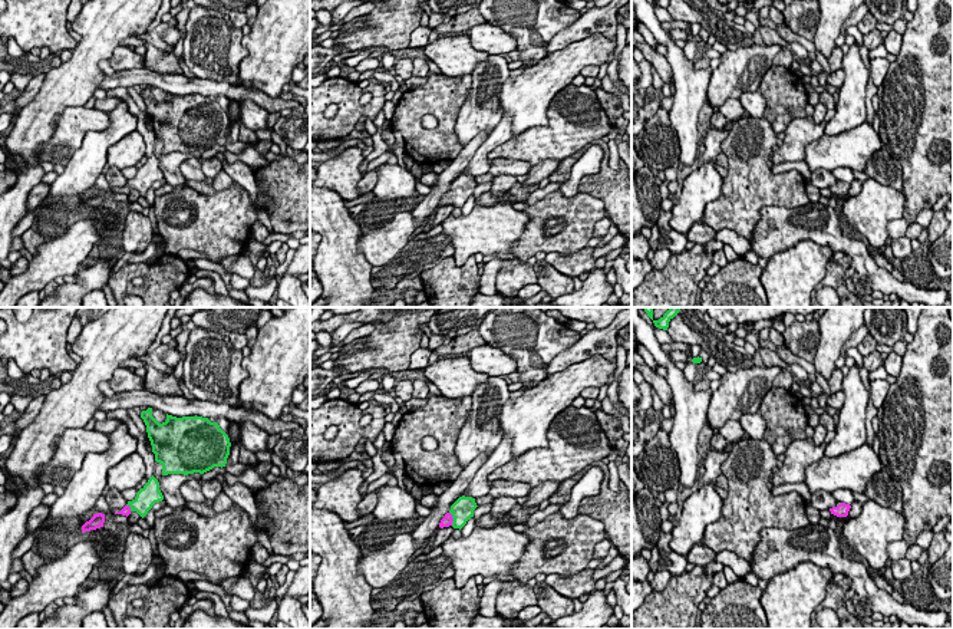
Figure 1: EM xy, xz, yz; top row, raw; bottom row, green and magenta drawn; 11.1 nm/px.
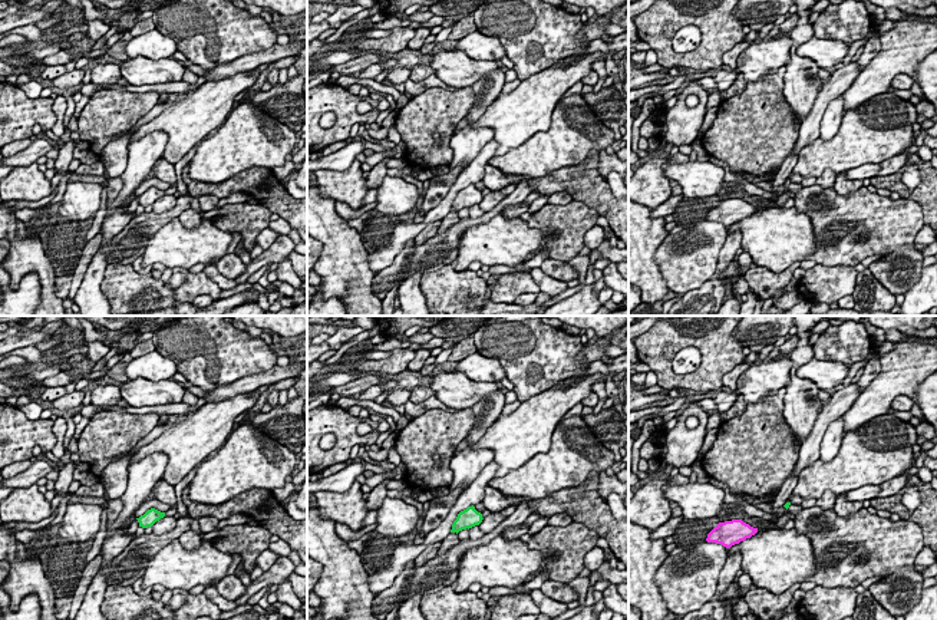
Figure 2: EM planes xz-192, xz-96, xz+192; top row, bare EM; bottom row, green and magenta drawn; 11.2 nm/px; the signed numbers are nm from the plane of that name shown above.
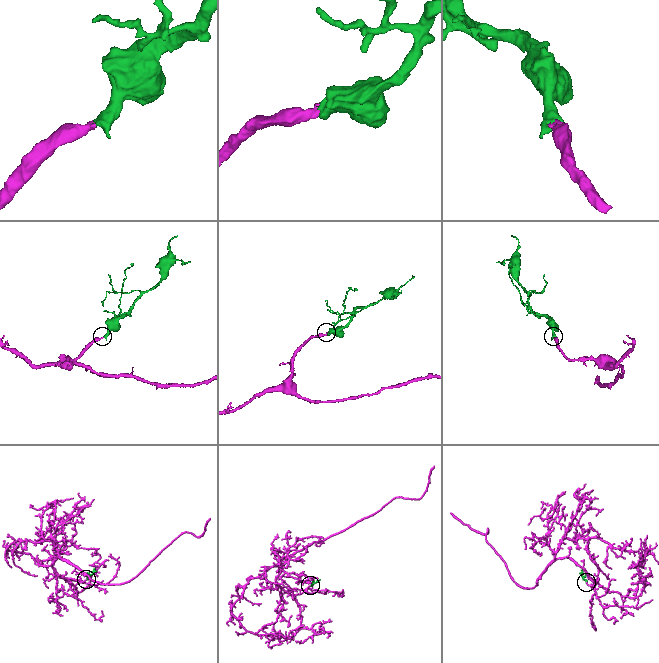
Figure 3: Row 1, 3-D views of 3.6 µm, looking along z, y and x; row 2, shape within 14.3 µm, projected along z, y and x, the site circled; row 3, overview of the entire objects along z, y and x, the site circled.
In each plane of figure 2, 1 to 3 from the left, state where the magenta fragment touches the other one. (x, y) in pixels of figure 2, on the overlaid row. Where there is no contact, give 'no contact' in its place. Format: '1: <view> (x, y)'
1: no contact
2: no contact
3: no contact

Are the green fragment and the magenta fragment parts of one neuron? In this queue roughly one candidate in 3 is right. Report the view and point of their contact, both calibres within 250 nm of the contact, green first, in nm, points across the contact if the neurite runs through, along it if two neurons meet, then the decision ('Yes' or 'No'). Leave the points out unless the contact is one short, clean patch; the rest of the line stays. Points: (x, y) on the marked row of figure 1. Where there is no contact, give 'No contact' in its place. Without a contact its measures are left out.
Touches green at xz (452, 517). Thickness 240 nm (green) against 120 nm. Path across: xz (462, 509), (452, 517), (447, 520). Yes

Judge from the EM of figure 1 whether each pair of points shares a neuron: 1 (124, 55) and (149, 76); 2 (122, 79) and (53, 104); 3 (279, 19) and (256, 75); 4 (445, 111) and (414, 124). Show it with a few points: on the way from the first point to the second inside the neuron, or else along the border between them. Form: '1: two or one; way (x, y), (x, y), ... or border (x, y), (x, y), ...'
1: two; border (142, 66), (116, 71)
2: two; border (105, 73), (98, 86)
3: one; way (279, 33), (279, 42), (270, 61)
4: one; way (437, 109), (424, 109), (418, 115)

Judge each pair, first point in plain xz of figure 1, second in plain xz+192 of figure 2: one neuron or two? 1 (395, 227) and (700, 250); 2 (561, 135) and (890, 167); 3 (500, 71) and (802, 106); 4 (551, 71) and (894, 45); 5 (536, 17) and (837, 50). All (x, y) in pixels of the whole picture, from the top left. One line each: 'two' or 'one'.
1: one
2: two
3: one
4: one
5: two

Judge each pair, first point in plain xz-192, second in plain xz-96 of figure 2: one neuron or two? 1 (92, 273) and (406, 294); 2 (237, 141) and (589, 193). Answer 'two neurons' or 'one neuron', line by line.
1: one neuron
2: two neurons

